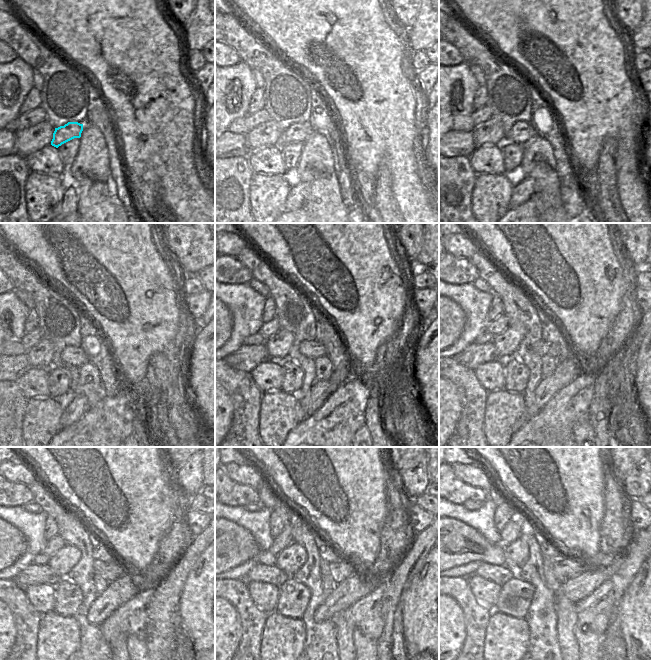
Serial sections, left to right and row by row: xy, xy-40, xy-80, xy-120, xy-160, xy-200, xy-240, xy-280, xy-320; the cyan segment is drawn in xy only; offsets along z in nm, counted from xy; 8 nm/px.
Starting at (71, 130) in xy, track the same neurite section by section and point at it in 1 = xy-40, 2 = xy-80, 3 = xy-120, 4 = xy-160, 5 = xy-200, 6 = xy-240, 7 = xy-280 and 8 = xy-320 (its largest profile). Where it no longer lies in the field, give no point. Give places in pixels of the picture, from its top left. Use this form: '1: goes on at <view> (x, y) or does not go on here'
1: goes on at xy-40 (297, 132)
2: goes on at xy-80 (521, 132)
3: goes on at xy-120 (72, 357)
4: goes on at xy-160 (313, 349)
5: goes on at xy-200 (541, 347)
6: goes on at xy-240 (110, 571)
7: goes on at xy-280 (340, 569)
8: goes on at xy-320 (565, 568)

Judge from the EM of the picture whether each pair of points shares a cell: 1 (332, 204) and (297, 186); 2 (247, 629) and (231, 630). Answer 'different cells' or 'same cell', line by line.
1: different cells
2: different cells

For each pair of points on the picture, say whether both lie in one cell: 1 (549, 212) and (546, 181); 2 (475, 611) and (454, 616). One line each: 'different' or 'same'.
1: same
2: different

